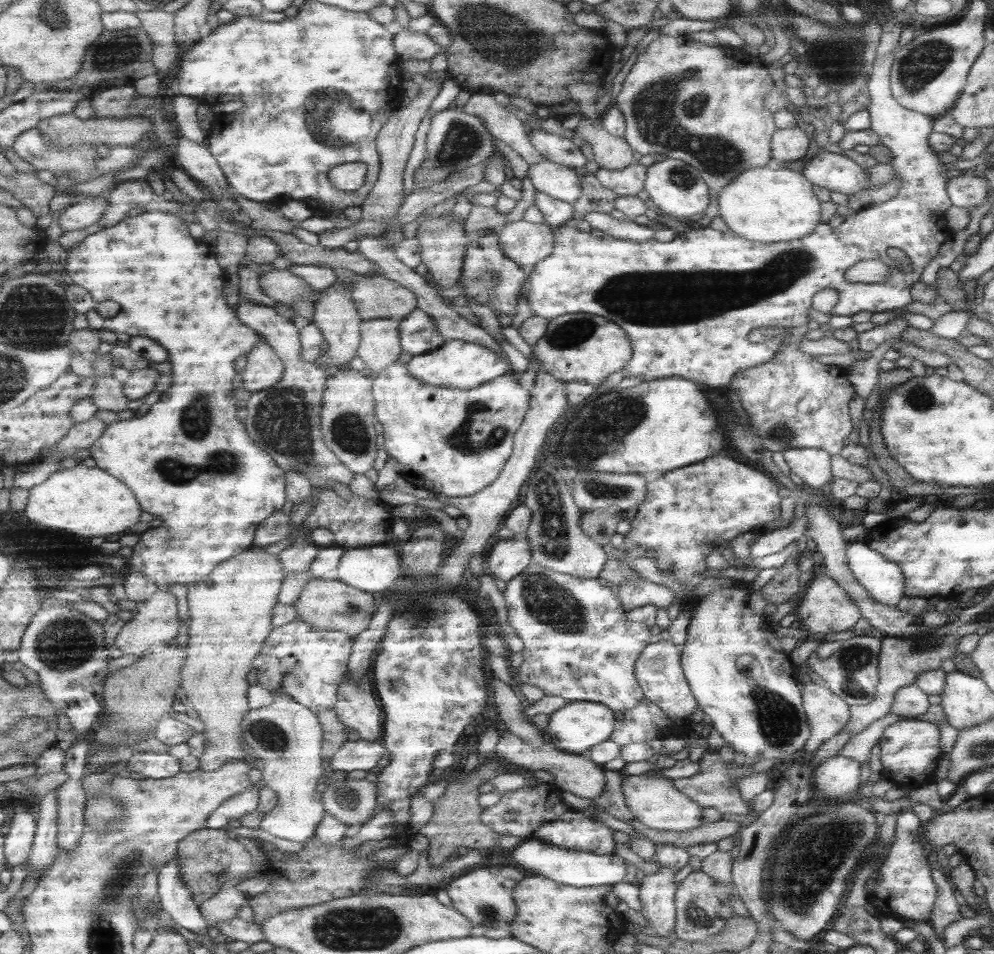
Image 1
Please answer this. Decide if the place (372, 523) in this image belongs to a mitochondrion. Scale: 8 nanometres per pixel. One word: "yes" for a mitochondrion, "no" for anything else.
no

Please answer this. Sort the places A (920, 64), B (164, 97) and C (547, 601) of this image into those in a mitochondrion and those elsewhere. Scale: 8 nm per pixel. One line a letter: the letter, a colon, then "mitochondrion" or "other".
A: mitochondrion
B: other
C: mitochondrion

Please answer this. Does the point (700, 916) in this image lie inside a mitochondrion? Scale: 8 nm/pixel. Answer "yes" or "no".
yes

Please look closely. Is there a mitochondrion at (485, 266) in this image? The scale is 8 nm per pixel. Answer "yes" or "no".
yes

